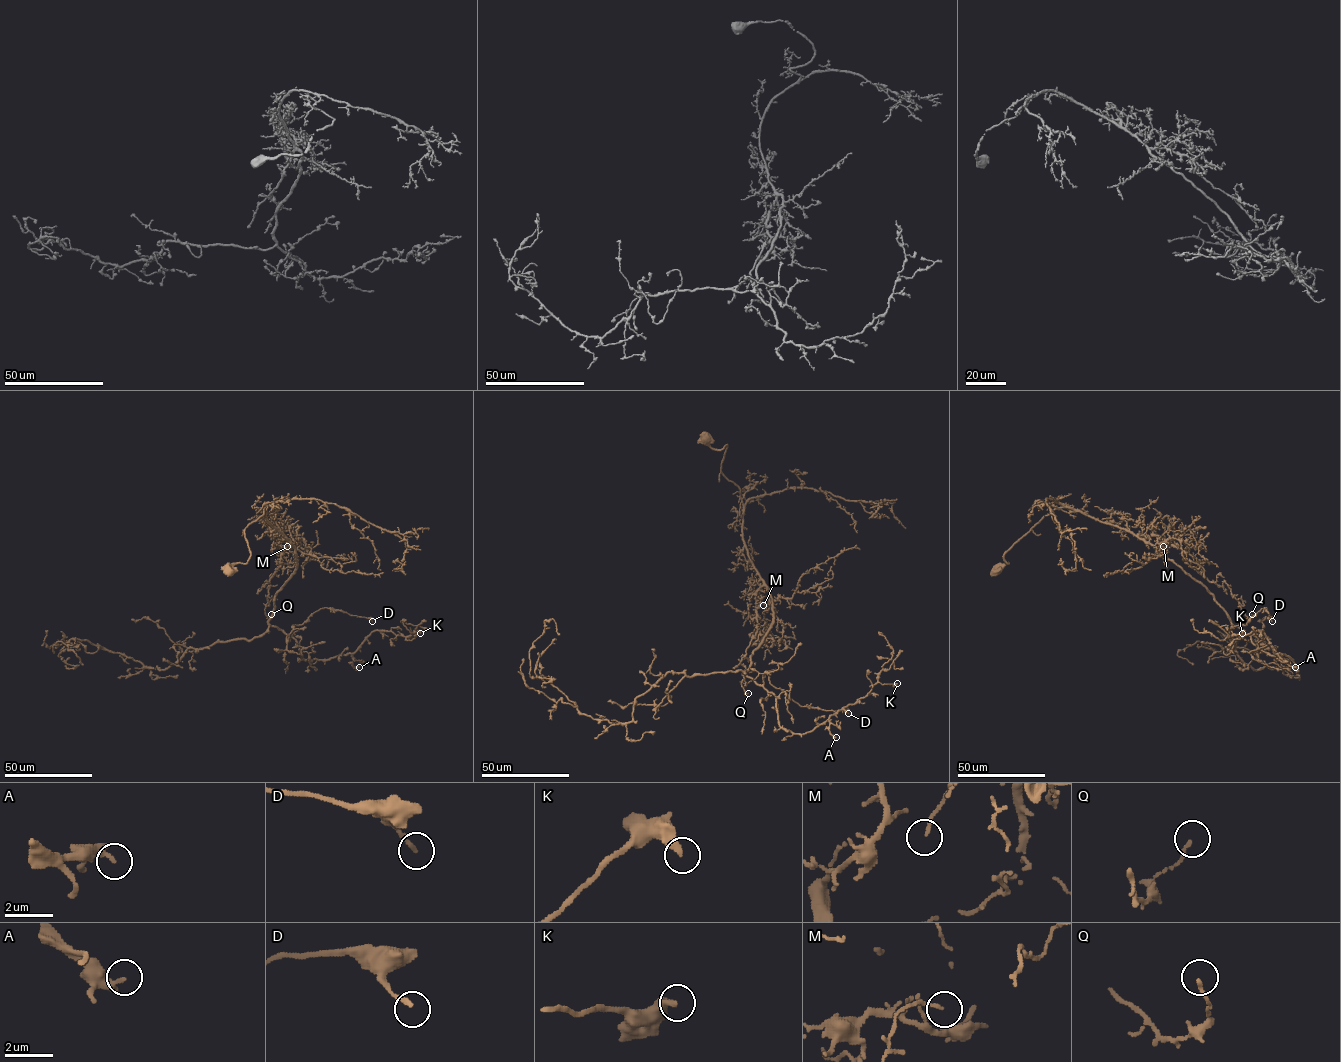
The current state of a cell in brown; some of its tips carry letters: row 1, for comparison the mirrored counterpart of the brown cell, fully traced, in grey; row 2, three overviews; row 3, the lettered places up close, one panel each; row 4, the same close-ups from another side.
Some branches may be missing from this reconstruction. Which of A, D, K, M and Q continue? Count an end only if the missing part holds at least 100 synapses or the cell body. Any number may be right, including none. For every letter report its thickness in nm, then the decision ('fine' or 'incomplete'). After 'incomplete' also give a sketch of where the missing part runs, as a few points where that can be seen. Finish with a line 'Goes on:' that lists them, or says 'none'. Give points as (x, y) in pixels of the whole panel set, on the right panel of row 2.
A: calibre 320 nm; fine
D: calibre 170 nm; fine
K: calibre 320 nm; fine
M: calibre 120 nm; fine
Q: calibre 140 nm; fine
Goes on: none

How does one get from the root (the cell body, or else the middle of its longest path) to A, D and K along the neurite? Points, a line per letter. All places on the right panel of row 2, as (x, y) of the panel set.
A: (997, 570), (1045, 515), (1072, 507), (1152, 544), (1259, 649), (1292, 659), (1285, 654), (1295, 667)
D: (997, 570), (1045, 515), (1072, 507), (1198, 580), (1243, 630), (1234, 640), (1229, 629), (1261, 609), (1272, 621)
K: (997, 570), (1045, 515), (1072, 507), (1152, 544), (1259, 649), (1292, 659), (1275, 653), (1263, 630), (1242, 633)

